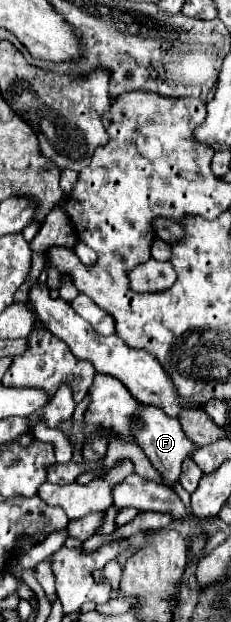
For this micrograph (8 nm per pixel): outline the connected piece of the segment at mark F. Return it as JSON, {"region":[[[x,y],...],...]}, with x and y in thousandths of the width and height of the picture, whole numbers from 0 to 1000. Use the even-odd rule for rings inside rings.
{"region":[[[615,653],[606,672],[615,672],[615,685],[606,685],[597,698],[589,698],[589,707],[597,707],[606,720],[623,723],[623,730],[641,733],[641,740],[658,743],[658,749],[667,749],[667,752],[684,756],[684,762],[701,765],[710,778],[719,778],[727,785],[745,785],[745,781],[771,775],[788,740],[848,723],[848,720],[840,720],[840,711],[814,707],[814,701],[805,701],[805,695],[788,691],[779,678],[771,678],[762,672],[727,672],[693,656]]]}

